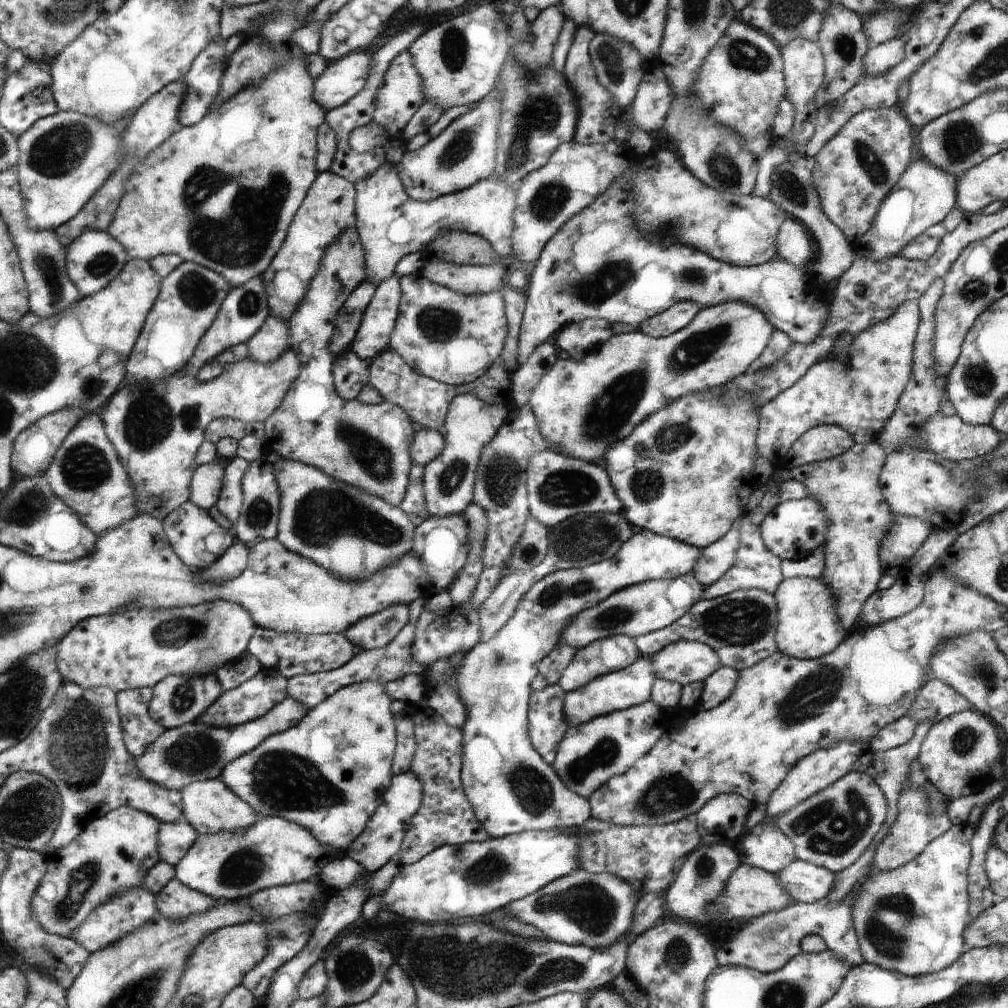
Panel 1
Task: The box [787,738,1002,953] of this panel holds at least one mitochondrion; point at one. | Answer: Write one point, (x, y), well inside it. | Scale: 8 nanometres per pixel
(831, 829)

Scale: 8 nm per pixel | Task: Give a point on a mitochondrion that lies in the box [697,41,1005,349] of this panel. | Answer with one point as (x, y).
(961, 139)

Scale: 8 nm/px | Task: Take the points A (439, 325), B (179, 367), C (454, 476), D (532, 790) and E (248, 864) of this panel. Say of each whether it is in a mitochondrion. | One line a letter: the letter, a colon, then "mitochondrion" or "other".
A: mitochondrion
B: other
C: mitochondrion
D: mitochondrion
E: mitochondrion

